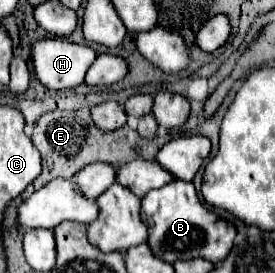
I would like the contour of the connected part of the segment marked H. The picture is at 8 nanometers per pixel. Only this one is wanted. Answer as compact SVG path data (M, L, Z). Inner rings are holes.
M59 37L37 41L31 55L35 73L47 89L69 89L79 85L89 65L97 59L97 53L89 45L71 43Z

